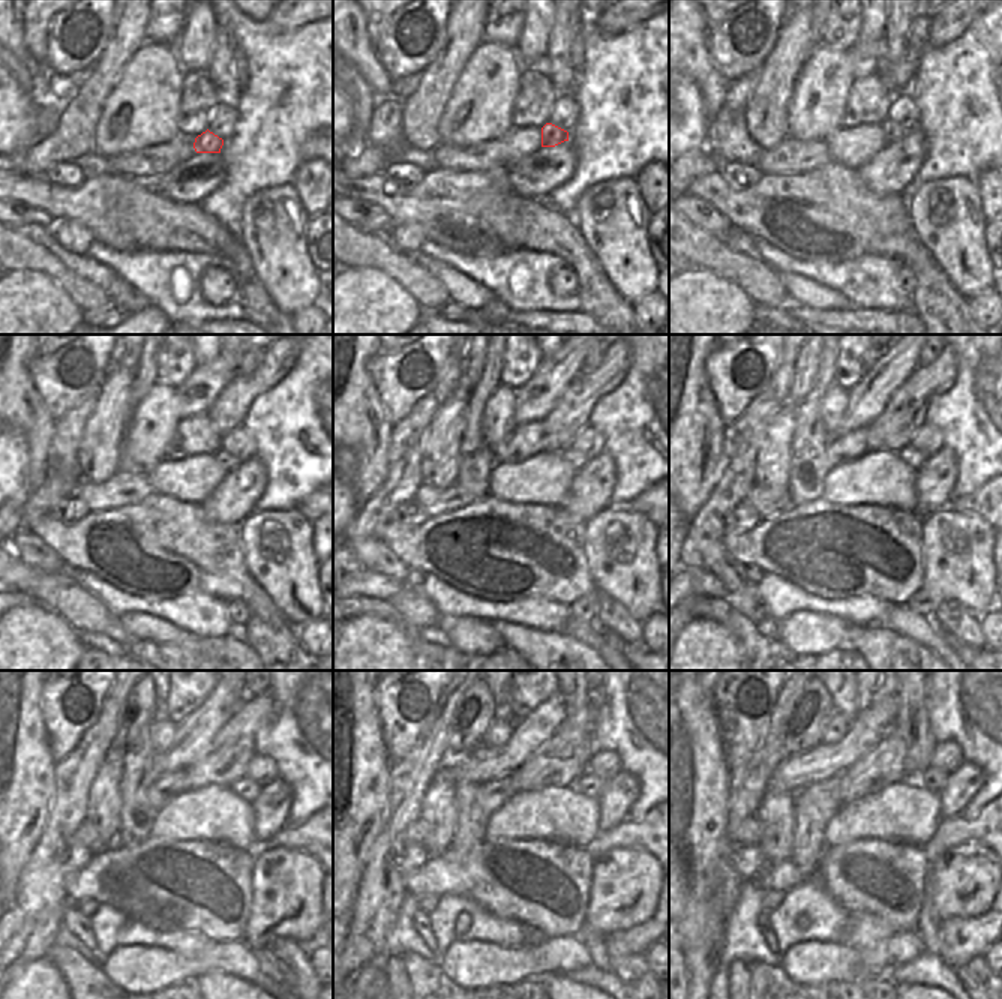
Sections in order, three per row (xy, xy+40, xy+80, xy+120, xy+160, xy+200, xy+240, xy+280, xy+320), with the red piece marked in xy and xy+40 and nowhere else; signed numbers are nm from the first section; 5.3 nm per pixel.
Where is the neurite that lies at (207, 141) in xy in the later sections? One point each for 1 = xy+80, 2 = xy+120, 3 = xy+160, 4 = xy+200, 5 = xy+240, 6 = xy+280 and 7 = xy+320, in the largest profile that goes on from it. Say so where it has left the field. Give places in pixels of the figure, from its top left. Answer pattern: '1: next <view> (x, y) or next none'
1: next xy+80 (894, 132)
2: next xy+120 (230, 464)
3: next xy+160 (576, 459)
4: next xy+200 (914, 458)
5: next xy+240 (246, 789)
6: next xy+280 (588, 785)
7: next xy+320 (933, 779)

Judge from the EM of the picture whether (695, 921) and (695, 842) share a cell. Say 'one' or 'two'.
one

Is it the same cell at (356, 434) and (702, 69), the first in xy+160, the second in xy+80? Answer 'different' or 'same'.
same

